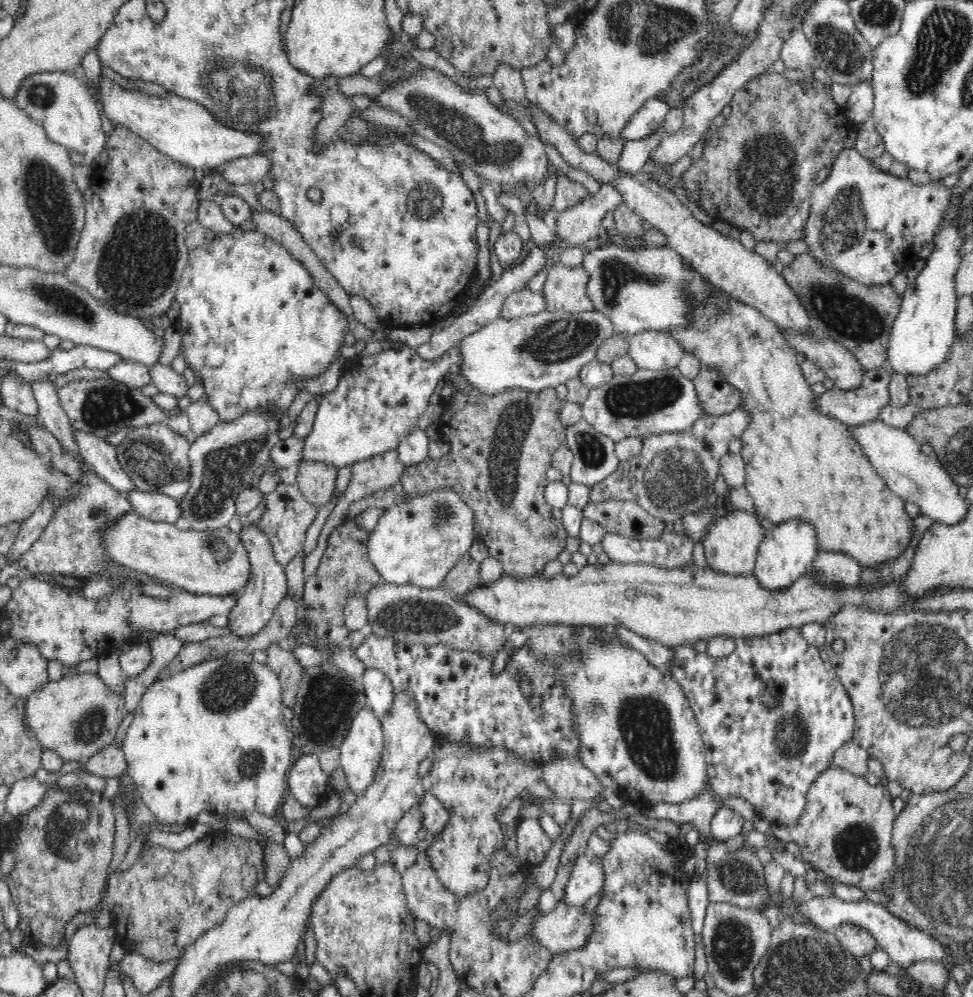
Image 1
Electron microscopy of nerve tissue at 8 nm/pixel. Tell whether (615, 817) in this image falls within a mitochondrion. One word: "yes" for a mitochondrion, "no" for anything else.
no

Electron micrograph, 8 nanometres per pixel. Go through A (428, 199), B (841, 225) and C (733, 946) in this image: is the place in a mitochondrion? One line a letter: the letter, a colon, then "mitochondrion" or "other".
A: mitochondrion
B: mitochondrion
C: mitochondrion

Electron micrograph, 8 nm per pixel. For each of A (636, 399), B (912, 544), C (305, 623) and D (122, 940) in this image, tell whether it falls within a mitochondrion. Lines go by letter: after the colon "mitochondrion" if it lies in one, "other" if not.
A: mitochondrion
B: other
C: other
D: other

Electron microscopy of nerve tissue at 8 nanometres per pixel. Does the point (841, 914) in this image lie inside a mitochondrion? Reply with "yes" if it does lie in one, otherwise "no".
no

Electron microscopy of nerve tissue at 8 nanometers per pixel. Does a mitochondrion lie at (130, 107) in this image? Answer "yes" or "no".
no

